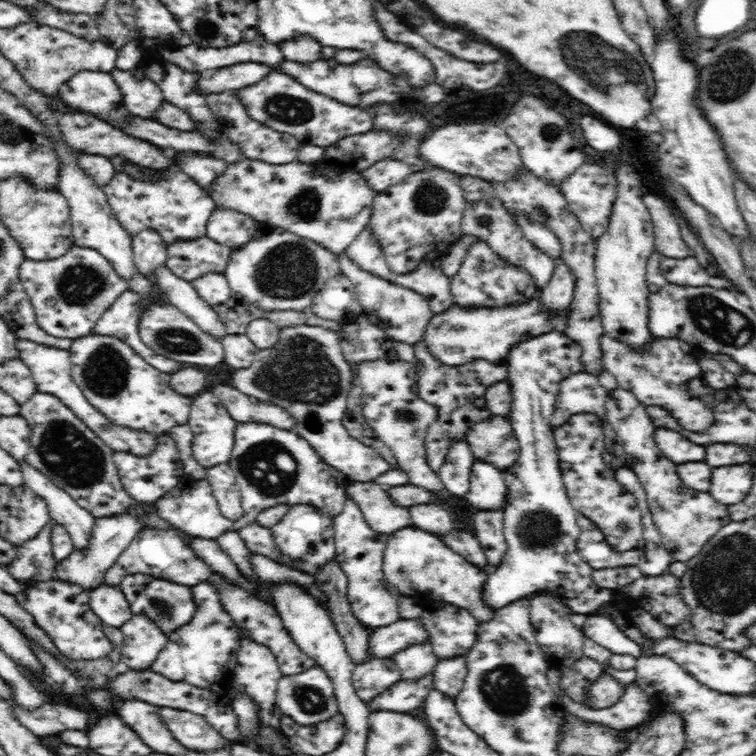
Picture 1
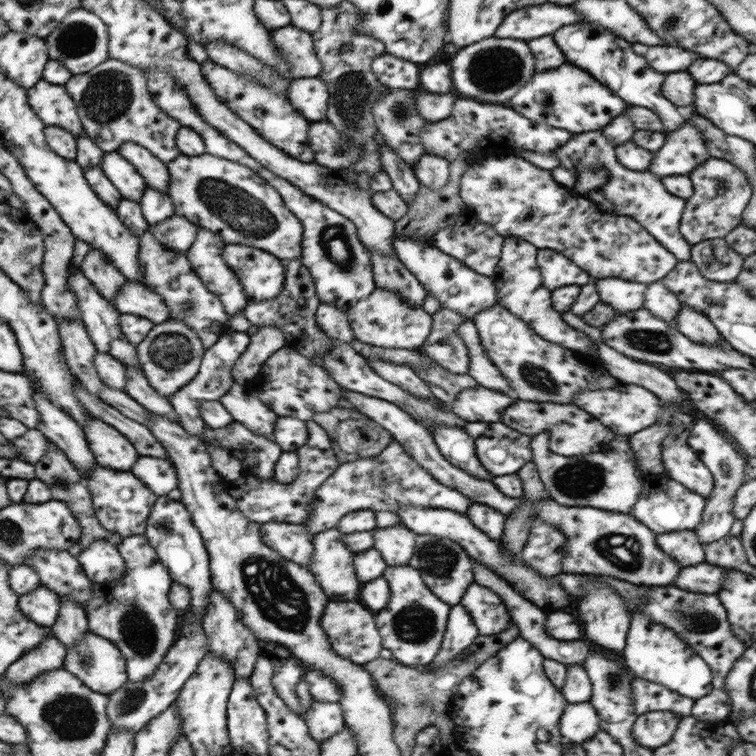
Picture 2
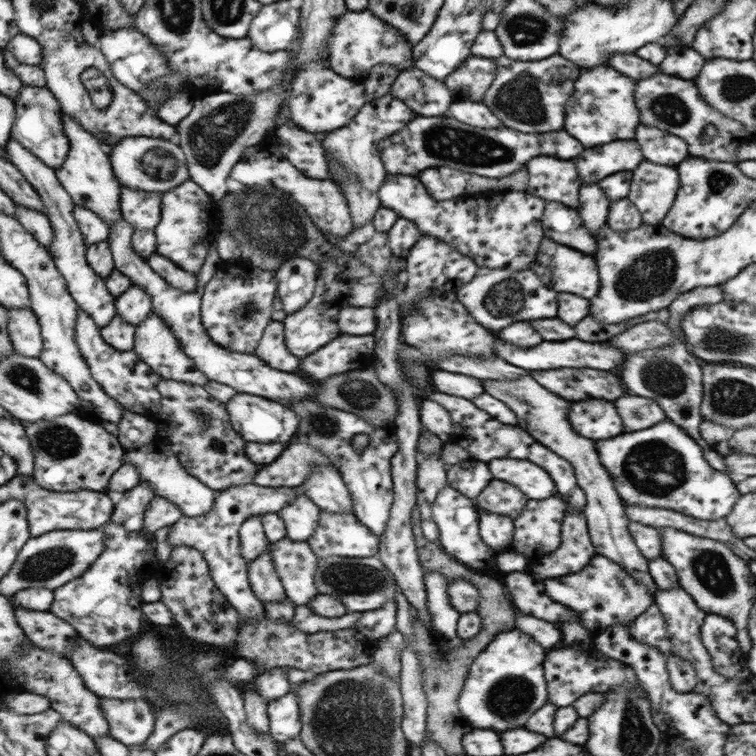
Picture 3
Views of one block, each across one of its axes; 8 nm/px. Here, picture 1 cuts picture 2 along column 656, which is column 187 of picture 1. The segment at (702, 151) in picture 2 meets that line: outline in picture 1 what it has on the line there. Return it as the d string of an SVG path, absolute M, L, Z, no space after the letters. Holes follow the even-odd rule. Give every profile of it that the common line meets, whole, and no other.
M190 152L177 154L174 163L184 174L193 178L206 192L209 192L211 184L217 176L226 170L226 161L208 155L200 155Z

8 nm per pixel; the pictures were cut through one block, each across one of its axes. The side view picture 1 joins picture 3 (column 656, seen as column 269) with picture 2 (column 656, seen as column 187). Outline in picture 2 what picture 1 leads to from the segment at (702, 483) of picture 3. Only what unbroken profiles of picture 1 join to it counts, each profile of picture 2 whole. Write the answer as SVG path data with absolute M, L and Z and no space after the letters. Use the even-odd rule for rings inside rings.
M667 477L662 480L647 478L642 484L642 492L640 492L636 504L632 506L629 513L656 534L672 531L694 531L694 528L702 520L705 504L706 501L702 495L692 492L676 480Z

